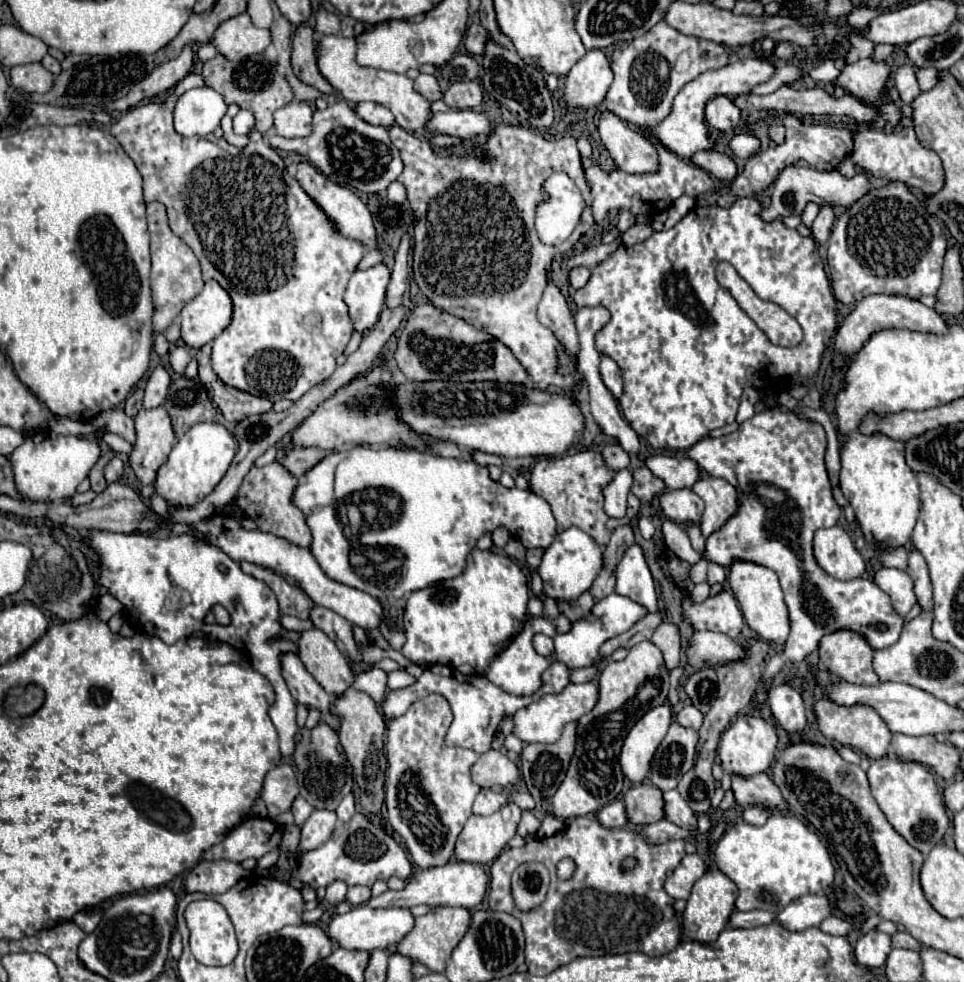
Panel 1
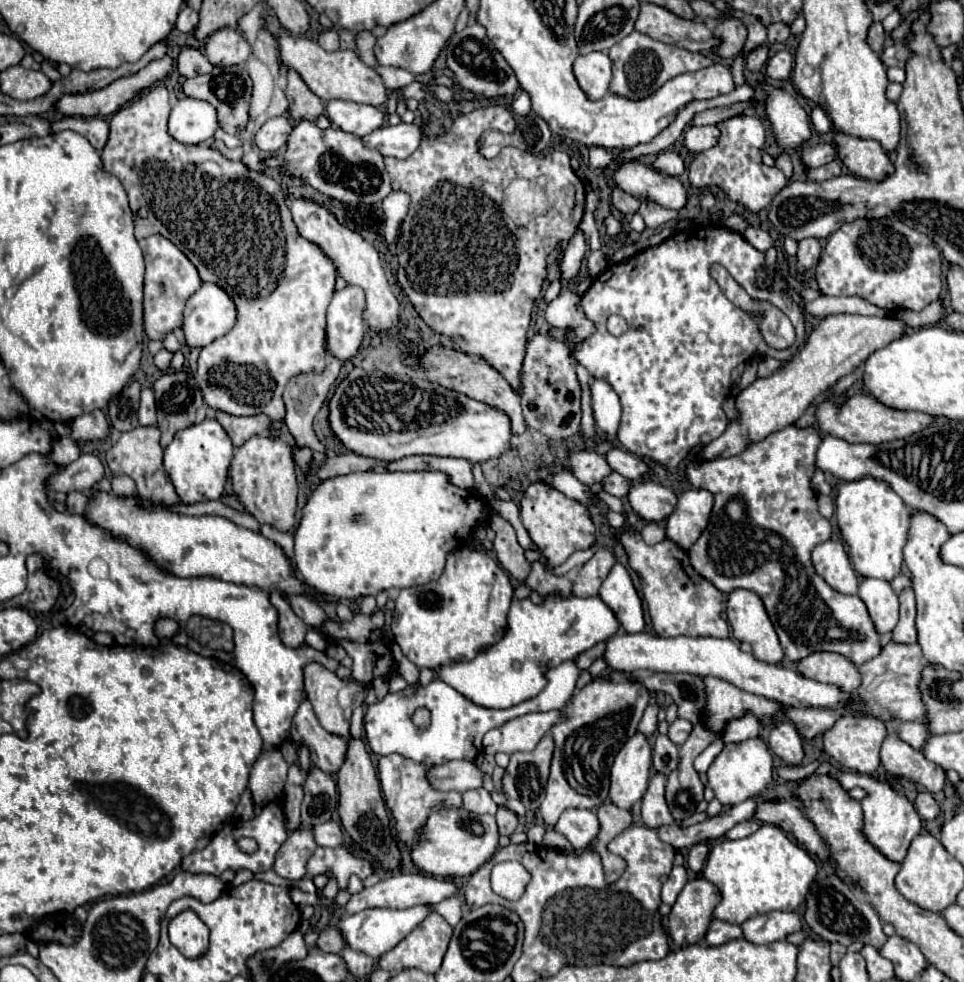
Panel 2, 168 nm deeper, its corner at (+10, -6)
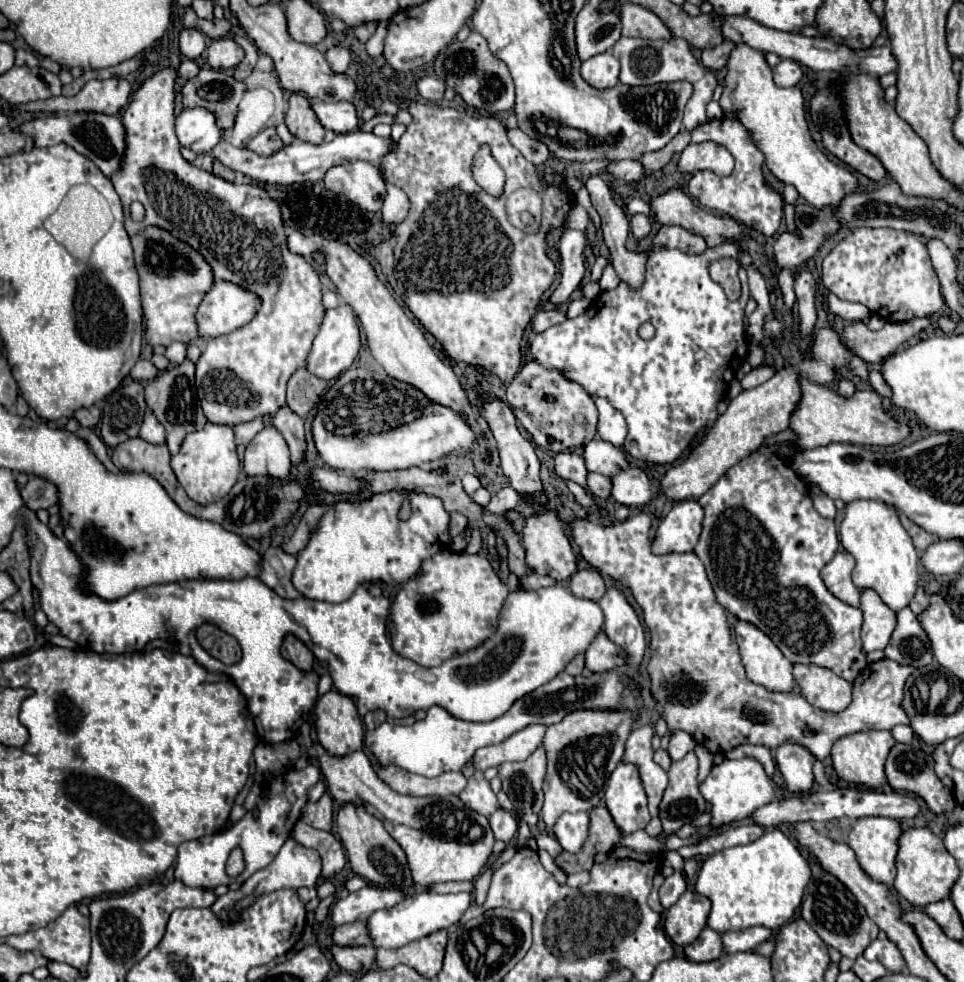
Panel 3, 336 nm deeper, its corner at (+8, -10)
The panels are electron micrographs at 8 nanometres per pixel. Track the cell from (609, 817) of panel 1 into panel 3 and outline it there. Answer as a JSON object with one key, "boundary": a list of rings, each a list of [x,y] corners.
{"boundary":[[[565,812],[555,828],[553,828],[557,840],[561,838],[561,846],[567,852],[579,852],[583,842],[587,840],[587,832],[589,832],[589,814],[587,812]]]}

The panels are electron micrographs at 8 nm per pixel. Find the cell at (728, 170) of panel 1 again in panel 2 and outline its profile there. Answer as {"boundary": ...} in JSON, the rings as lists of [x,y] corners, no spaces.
{"boundary":[[[665,150],[663,154],[657,156],[657,160],[651,164],[651,168],[657,172],[663,172],[663,174],[669,174],[669,176],[679,176],[685,166],[683,166],[683,160],[679,154]]]}

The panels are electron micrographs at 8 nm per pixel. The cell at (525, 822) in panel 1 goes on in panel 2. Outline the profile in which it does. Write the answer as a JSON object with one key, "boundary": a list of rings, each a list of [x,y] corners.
{"boundary":[[[501,806],[501,808],[497,810],[495,818],[497,818],[497,828],[499,828],[499,832],[501,832],[503,836],[511,836],[513,830],[517,828],[517,824],[519,824],[517,814],[511,812],[511,810],[505,808],[505,806]]]}

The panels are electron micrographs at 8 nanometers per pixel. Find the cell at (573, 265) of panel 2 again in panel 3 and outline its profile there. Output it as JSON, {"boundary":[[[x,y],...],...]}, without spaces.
{"boundary":[[[563,230],[559,242],[559,256],[561,256],[561,284],[553,292],[551,302],[563,304],[571,298],[571,294],[581,286],[585,276],[585,246],[587,238],[581,230]]]}

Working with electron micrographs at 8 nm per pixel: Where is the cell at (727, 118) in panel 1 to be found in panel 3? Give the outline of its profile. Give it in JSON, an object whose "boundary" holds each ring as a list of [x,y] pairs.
{"boundary":[[[699,142],[689,144],[679,158],[681,172],[697,172],[697,170],[713,170],[719,176],[729,176],[733,172],[733,156],[727,148],[715,142]]]}

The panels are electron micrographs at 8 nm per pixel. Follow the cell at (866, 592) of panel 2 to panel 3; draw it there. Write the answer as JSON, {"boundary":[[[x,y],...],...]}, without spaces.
{"boundary":[[[867,588],[861,592],[861,612],[863,612],[863,628],[861,628],[861,638],[863,638],[863,648],[865,652],[873,650],[883,650],[897,624],[897,614],[881,600],[881,596]]]}

